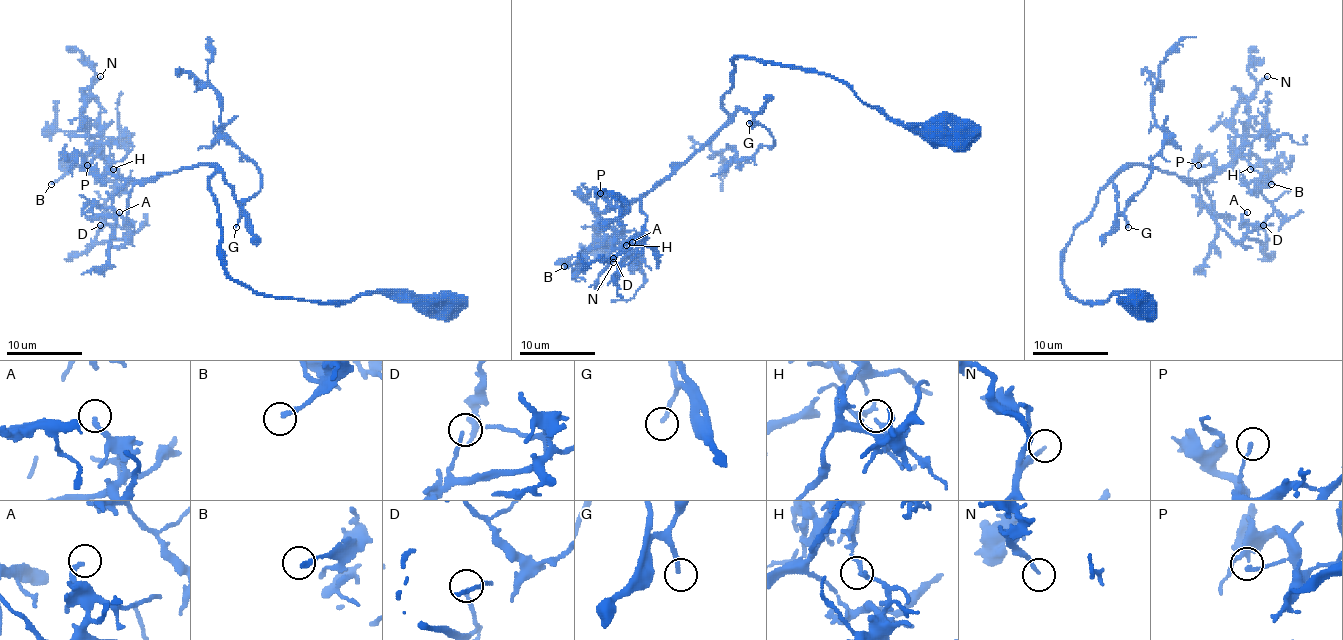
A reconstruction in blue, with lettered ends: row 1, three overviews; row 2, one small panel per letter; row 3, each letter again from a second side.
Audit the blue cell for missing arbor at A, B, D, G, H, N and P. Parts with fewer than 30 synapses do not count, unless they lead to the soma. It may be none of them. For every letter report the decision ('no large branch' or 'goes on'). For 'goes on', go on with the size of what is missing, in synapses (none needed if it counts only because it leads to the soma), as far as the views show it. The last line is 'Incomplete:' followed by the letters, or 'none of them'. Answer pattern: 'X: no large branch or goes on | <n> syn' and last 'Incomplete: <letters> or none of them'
A: no large branch
B: no large branch
D: no large branch
G: goes on | 50 syn
H: no large branch
N: no large branch
P: no large branch
Incomplete: G

